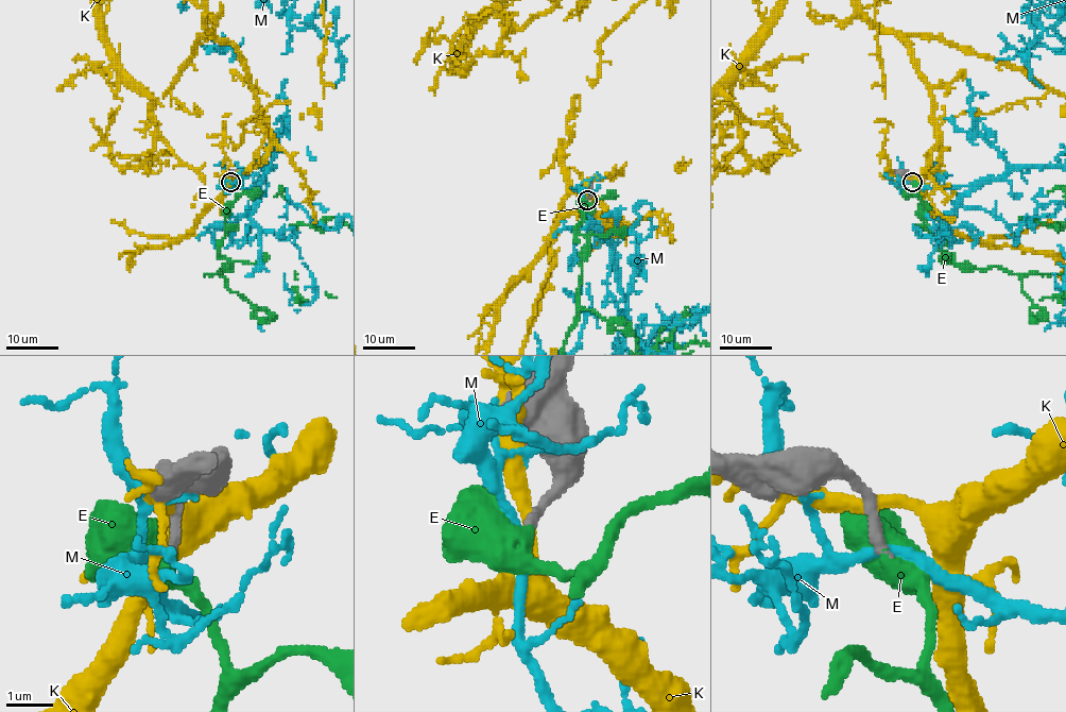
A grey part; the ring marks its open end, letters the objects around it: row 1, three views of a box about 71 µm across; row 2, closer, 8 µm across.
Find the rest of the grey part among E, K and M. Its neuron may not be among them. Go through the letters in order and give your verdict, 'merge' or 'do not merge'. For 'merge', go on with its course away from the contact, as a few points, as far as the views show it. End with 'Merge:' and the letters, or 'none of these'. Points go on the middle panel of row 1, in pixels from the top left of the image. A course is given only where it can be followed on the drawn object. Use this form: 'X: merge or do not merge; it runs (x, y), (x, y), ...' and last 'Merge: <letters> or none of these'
E: merge
K: do not merge
M: do not merge
Merge: E

